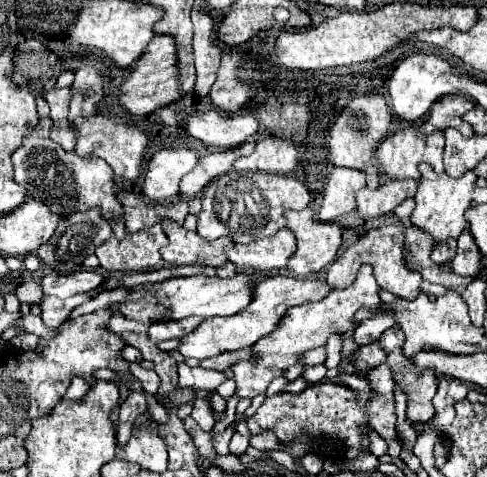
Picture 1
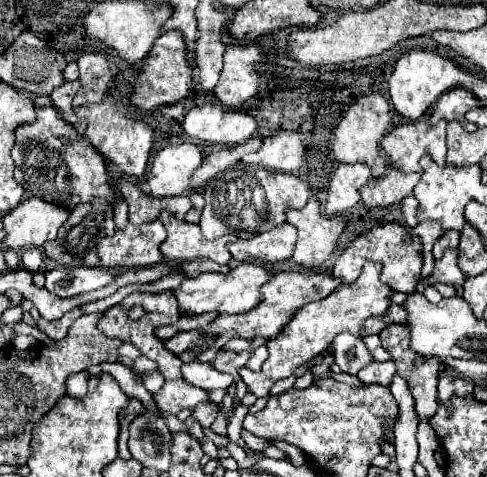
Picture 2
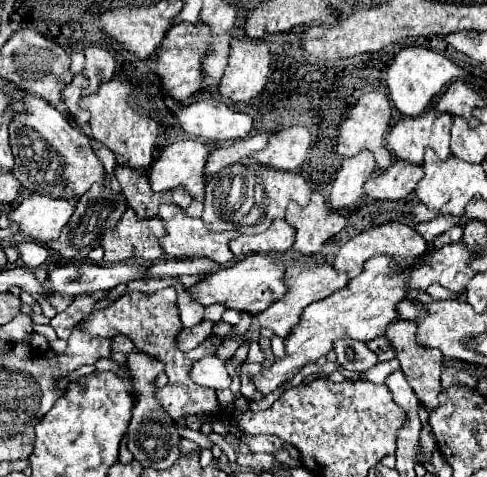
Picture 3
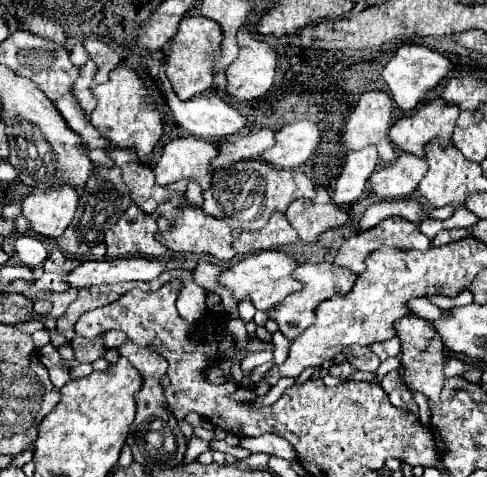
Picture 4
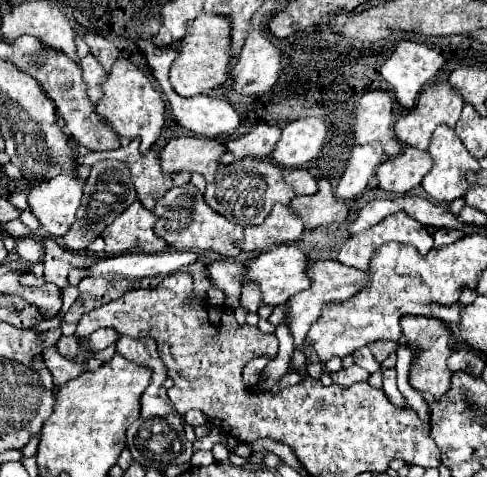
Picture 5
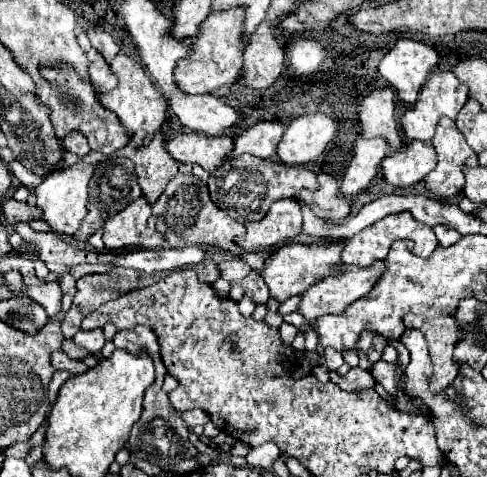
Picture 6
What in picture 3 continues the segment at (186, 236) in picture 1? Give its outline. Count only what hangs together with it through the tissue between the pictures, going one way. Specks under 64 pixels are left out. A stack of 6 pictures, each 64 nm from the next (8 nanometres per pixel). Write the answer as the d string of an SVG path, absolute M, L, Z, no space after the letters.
M162 204L158 216L162 218L164 228L166 228L166 236L160 240L160 246L166 252L166 256L170 256L170 258L200 258L200 256L204 256L204 258L210 258L218 264L232 262L234 256L228 248L228 242L238 236L236 232L210 234L206 230L206 224L200 218L188 218L182 208L176 208L176 206L170 206L170 204Z

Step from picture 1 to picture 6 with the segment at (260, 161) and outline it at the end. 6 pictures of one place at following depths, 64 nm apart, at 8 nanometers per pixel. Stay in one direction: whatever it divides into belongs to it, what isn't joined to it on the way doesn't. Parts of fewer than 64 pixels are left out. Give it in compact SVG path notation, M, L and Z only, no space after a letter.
M308 114L292 120L278 144L282 164L306 164L316 160L336 134L336 122L324 114Z

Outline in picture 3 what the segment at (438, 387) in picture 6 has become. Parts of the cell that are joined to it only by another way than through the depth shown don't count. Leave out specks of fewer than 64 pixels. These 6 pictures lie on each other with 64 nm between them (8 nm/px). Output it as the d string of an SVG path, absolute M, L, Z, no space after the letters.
M394 320L392 324L388 324L384 338L390 342L392 350L396 352L396 360L400 362L400 368L408 380L408 384L412 386L412 390L416 392L420 404L424 408L438 408L438 394L440 394L440 372L442 372L442 356L440 352L428 352L428 348L420 348L420 344L416 344L416 324L408 322L408 320Z

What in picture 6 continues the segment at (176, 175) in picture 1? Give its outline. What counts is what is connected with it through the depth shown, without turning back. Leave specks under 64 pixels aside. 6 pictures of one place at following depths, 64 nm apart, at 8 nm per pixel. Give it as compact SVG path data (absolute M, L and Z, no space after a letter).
M180 134L166 144L166 152L176 162L198 164L208 174L224 162L224 156L232 152L232 138L228 136L202 136L202 134Z

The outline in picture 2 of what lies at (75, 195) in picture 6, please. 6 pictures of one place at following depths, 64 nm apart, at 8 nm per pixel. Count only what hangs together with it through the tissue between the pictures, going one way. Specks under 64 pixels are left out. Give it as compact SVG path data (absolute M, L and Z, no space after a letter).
M40 198L20 202L12 212L2 218L6 236L2 238L4 250L40 248L46 240L54 240L58 228L68 218L68 210L54 208Z

